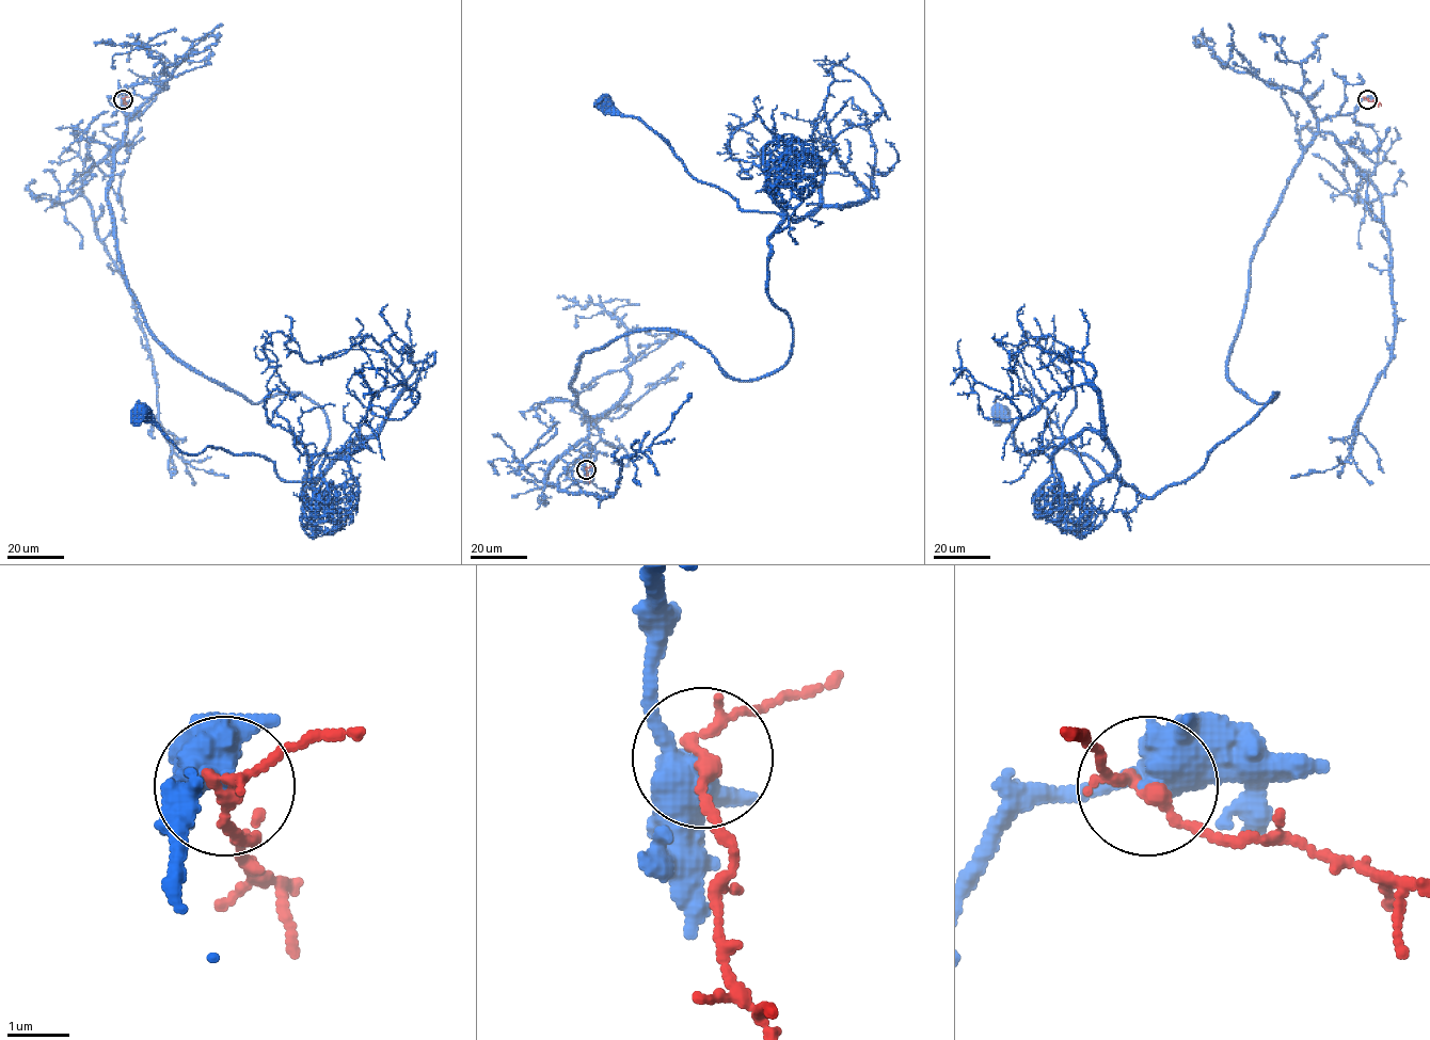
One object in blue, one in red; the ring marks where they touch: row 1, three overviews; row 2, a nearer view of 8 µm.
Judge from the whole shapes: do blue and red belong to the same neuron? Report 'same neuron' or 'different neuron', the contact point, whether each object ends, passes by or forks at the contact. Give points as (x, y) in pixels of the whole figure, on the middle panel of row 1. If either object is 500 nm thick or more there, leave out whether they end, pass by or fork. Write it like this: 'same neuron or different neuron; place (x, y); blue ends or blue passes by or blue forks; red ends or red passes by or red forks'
different neuron; place (586, 469); blue passes by; red passes by

